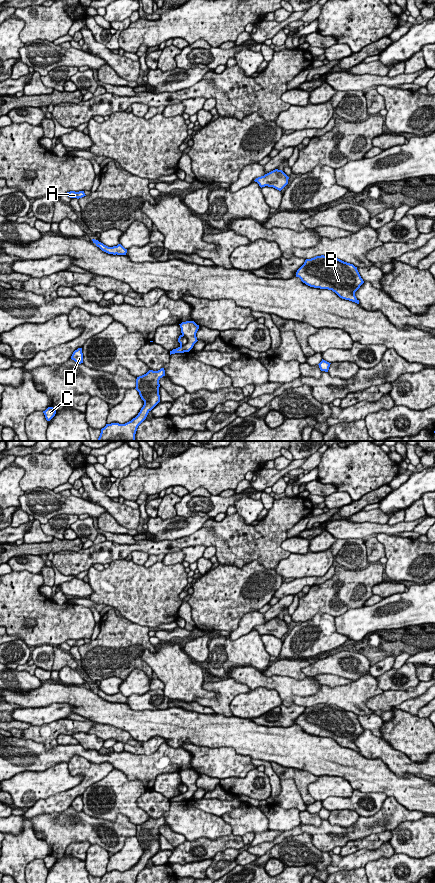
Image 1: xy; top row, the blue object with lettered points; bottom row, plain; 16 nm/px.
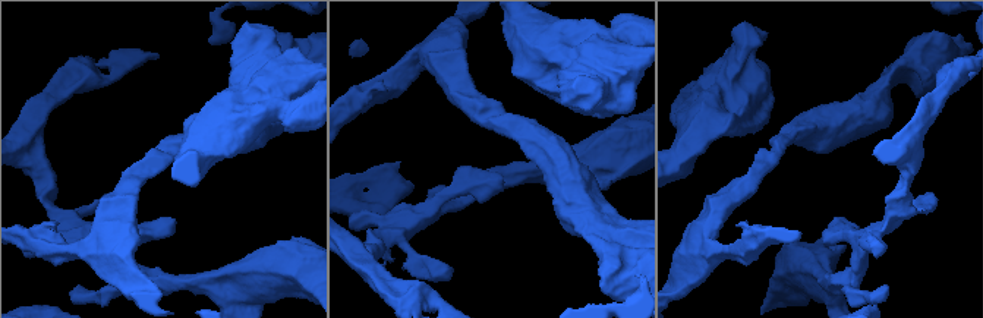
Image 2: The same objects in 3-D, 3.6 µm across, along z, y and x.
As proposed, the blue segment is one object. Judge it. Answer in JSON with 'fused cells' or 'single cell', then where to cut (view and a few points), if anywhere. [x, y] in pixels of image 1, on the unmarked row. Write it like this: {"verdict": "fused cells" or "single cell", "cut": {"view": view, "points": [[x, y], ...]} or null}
{"verdict": "fused cells", "cut": {"view": "xy", "points": [[182, 782], [186, 785], [187, 789], [180, 793]]}}

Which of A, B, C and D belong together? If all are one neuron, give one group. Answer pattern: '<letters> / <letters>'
A B C / D

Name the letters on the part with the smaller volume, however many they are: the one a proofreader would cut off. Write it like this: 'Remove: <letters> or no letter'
Remove: D

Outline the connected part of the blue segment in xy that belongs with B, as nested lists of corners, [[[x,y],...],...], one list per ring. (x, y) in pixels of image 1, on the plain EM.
[[[316,704],[305,708],[296,725],[310,735],[332,738],[340,746],[359,752],[355,740],[364,729],[353,712],[336,705]]]

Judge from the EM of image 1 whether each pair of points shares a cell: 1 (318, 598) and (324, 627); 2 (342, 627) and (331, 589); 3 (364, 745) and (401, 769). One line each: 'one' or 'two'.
1: two
2: two
3: one

